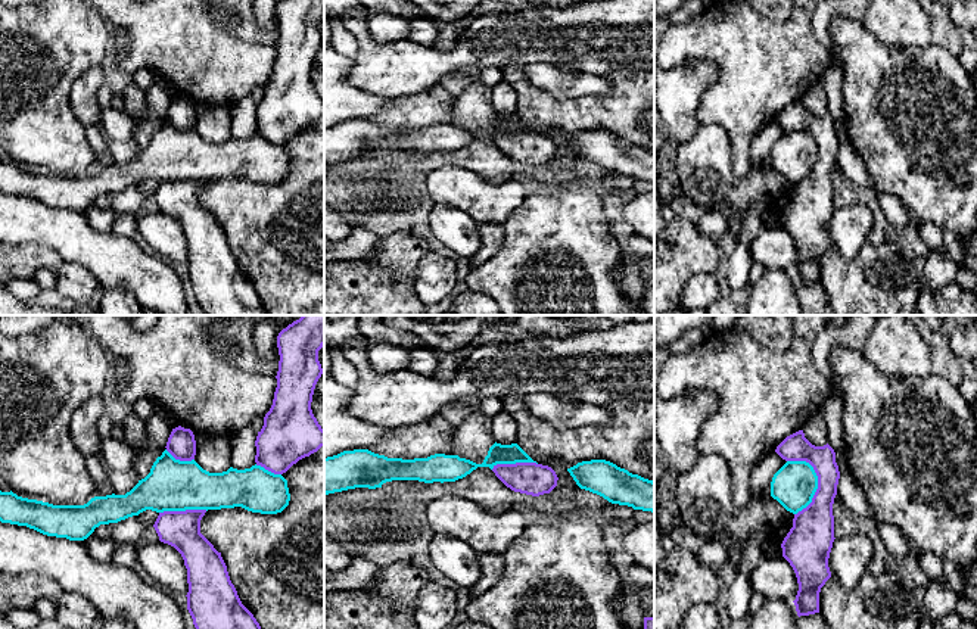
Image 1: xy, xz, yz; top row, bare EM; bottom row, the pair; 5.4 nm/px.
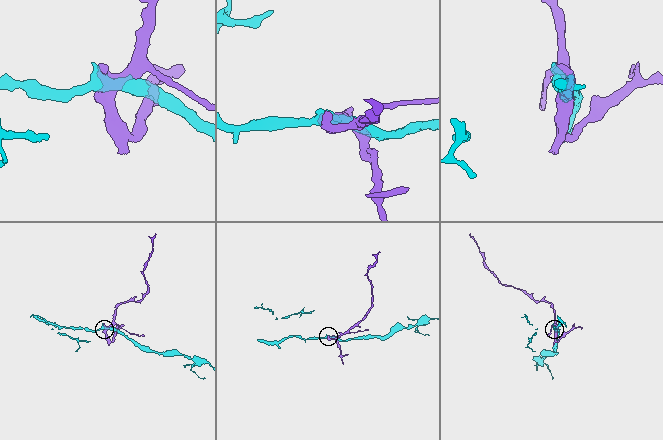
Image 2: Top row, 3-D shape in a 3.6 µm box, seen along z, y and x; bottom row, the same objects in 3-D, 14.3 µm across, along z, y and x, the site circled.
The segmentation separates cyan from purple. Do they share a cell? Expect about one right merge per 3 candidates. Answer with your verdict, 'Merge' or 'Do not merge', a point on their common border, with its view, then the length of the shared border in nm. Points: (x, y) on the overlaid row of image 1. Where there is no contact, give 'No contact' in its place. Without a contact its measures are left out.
Do not merge. Touches cyan at yz (817, 488). Shared border 300 nm

